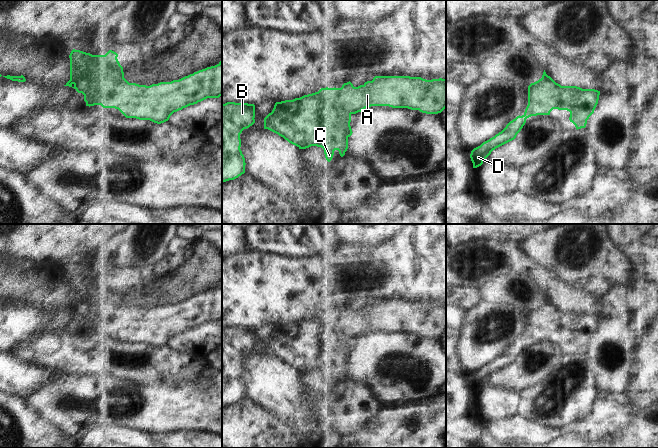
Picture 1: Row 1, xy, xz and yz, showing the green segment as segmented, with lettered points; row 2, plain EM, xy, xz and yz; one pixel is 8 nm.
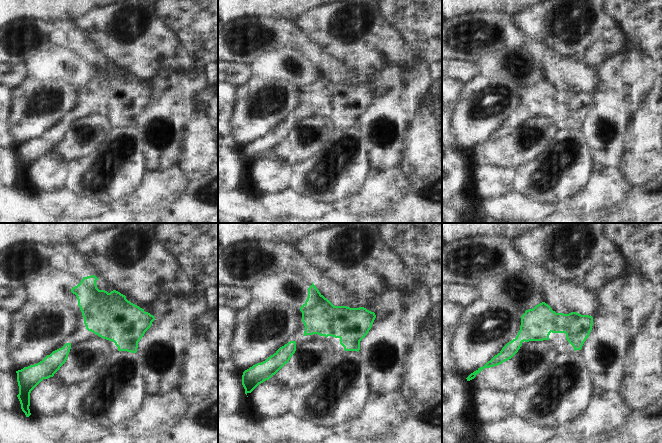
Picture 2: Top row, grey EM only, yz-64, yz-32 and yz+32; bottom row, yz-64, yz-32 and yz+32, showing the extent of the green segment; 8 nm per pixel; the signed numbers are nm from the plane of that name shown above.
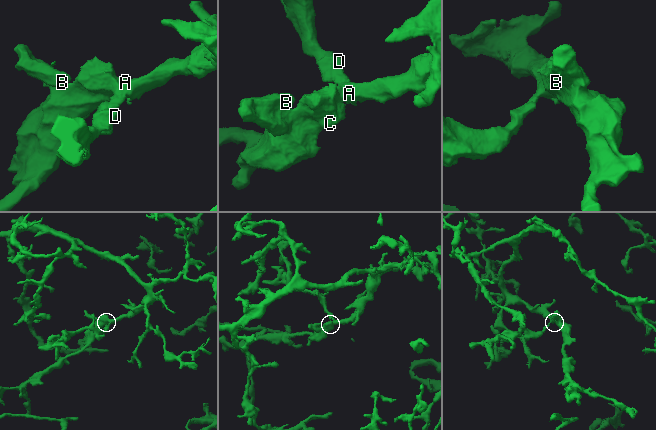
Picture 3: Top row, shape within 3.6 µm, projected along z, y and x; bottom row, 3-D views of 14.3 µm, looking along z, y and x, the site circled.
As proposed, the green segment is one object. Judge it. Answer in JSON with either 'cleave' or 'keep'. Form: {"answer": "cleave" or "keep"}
{"answer": "keep"}

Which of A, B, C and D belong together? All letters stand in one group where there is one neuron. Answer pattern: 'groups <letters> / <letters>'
groups A B C D

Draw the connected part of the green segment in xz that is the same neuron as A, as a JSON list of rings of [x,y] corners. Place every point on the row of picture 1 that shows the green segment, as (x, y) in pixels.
[[[375,76],[372,81],[358,87],[349,81],[341,88],[321,88],[318,92],[300,98],[276,102],[272,112],[264,118],[264,129],[278,134],[299,149],[321,147],[326,160],[330,162],[335,150],[343,157],[348,149],[348,138],[353,133],[351,115],[371,106],[408,108],[426,114],[441,113],[446,108],[446,79]]]

